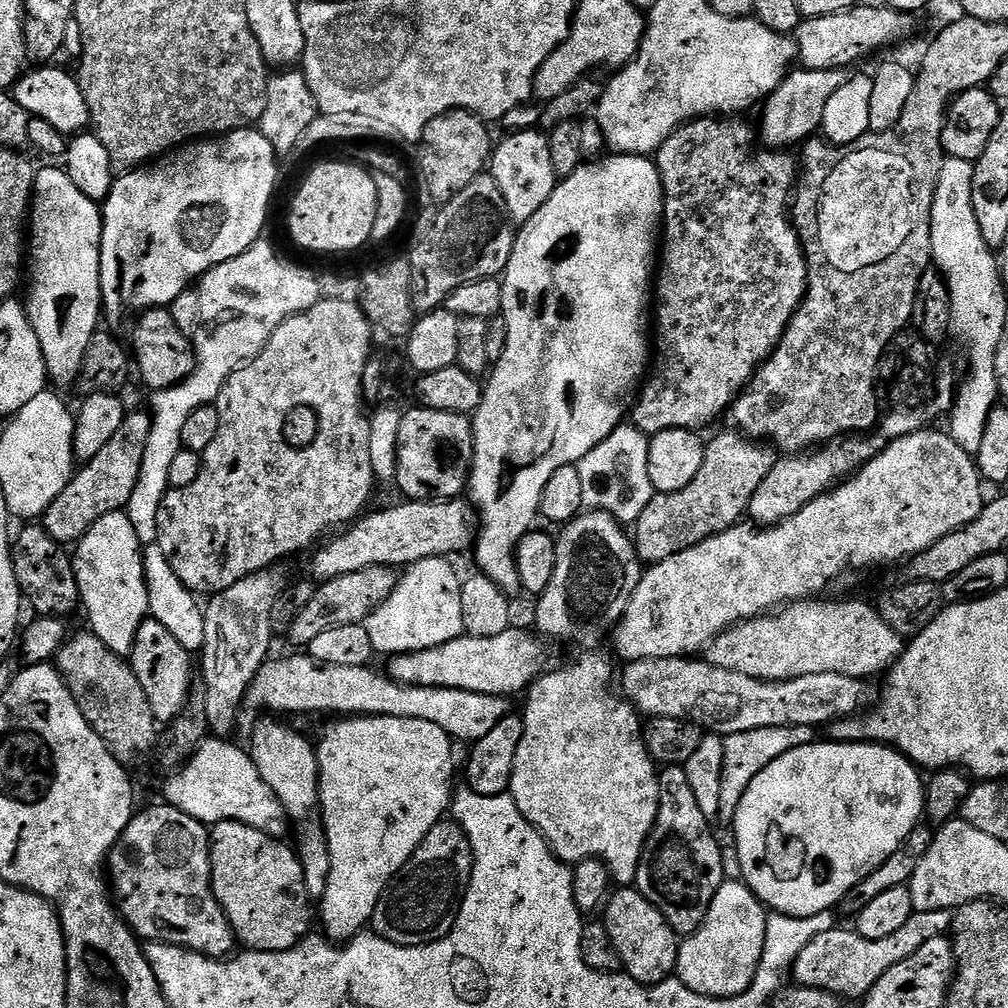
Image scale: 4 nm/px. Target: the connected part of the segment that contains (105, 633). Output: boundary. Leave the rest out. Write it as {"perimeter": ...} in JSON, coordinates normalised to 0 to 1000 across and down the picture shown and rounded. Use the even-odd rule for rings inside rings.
{"perimeter":[[[126,507],[110,508],[97,514],[97,518],[93,518],[93,522],[89,522],[86,530],[74,541],[73,559],[79,597],[82,606],[87,606],[86,622],[91,630],[105,637],[113,649],[130,652],[133,633],[148,605],[143,550]]]}

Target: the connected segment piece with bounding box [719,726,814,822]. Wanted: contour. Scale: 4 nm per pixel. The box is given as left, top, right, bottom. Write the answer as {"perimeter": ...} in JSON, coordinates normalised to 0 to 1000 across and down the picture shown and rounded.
{"perimeter":[[[760,720],[752,724],[736,724],[736,728],[724,728],[718,731],[718,751],[716,752],[716,796],[714,797],[715,814],[729,814],[732,796],[736,796],[736,788],[744,781],[744,776],[768,756],[768,752],[776,752],[786,742],[803,737],[807,733],[807,720]]]}

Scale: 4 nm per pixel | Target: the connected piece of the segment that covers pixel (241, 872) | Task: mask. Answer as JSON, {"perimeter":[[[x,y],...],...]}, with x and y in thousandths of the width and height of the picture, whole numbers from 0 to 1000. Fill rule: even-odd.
{"perimeter":[[[225,813],[219,817],[209,818],[208,821],[208,848],[210,851],[210,886],[212,891],[216,895],[216,899],[224,907],[224,911],[228,915],[231,925],[234,926],[235,934],[243,941],[252,944],[283,944],[289,940],[293,940],[303,929],[307,928],[308,921],[306,921],[306,916],[312,913],[312,901],[310,901],[306,896],[308,896],[308,890],[306,884],[304,883],[304,875],[302,874],[302,868],[300,867],[300,859],[298,858],[297,848],[293,844],[290,845],[288,842],[282,838],[283,834],[281,832],[275,831],[273,829],[265,829],[260,827],[260,823],[252,823],[248,819],[244,819],[240,815],[232,815],[231,813]]]}

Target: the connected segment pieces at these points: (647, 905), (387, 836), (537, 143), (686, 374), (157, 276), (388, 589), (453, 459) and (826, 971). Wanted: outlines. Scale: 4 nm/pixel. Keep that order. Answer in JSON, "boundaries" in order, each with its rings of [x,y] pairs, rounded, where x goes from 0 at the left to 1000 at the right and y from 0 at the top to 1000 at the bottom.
{"boundaries":[[[[615,879],[604,888],[597,901],[597,916],[599,916],[605,927],[605,935],[609,935],[609,938],[617,950],[619,955],[618,963],[625,970],[629,970],[634,976],[646,978],[655,976],[670,965],[667,963],[670,962],[671,955],[675,952],[676,934],[673,932],[670,923],[661,915],[661,911],[657,911],[654,903],[636,885],[632,885],[630,880]]],[[[362,710],[356,712],[337,712],[334,718],[329,718],[321,726],[317,738],[313,743],[313,757],[317,759],[317,805],[321,826],[327,839],[327,871],[323,875],[323,887],[315,893],[315,913],[321,916],[320,928],[329,935],[344,935],[357,928],[369,916],[369,908],[375,899],[377,889],[386,881],[389,872],[397,867],[405,858],[406,851],[415,843],[419,831],[431,823],[431,819],[441,813],[450,789],[448,778],[448,741],[450,735],[442,729],[431,716],[419,716],[407,712],[391,712],[390,710]]],[[[512,131],[500,140],[491,144],[486,160],[486,173],[490,181],[494,181],[494,188],[498,188],[498,196],[502,196],[502,208],[513,223],[520,223],[530,216],[538,204],[550,192],[554,176],[550,169],[550,161],[546,158],[544,135],[536,131]]],[[[730,113],[695,115],[693,119],[685,119],[669,128],[649,152],[649,162],[659,186],[657,249],[653,254],[653,273],[649,278],[649,360],[646,362],[645,372],[638,378],[630,394],[631,402],[629,397],[625,405],[626,420],[644,435],[666,425],[697,426],[697,421],[712,416],[721,405],[723,408],[739,382],[750,372],[751,365],[755,364],[774,342],[786,313],[792,309],[794,301],[798,299],[798,291],[802,288],[802,255],[794,243],[794,234],[790,231],[790,224],[784,213],[784,199],[792,178],[791,156],[789,159],[788,156],[781,155],[782,151],[778,149],[750,147],[752,135],[748,127],[747,131],[738,117]]],[[[253,126],[237,127],[234,131],[224,131],[221,135],[213,137],[199,137],[193,141],[180,143],[178,147],[172,147],[160,155],[138,167],[132,167],[129,171],[116,174],[111,181],[111,188],[106,198],[101,202],[101,240],[99,241],[99,296],[101,310],[104,314],[111,317],[119,317],[123,313],[123,306],[127,310],[142,311],[149,306],[161,306],[170,304],[177,292],[188,289],[203,274],[212,264],[220,260],[228,260],[228,256],[236,256],[248,243],[259,237],[258,229],[266,218],[266,205],[270,202],[270,193],[274,190],[274,178],[278,175],[276,156],[272,145]]],[[[364,563],[363,565],[351,565],[351,569],[339,569],[339,573],[320,576],[314,582],[312,593],[300,609],[292,617],[290,624],[284,628],[284,635],[291,639],[291,644],[305,644],[315,633],[315,629],[323,629],[323,625],[331,625],[335,621],[351,621],[360,619],[367,608],[387,589],[393,581],[394,568],[387,563]]],[[[410,403],[401,409],[395,423],[395,450],[393,451],[392,483],[402,488],[406,497],[451,496],[465,483],[468,471],[468,418],[458,411],[446,411],[442,407],[427,407]]],[[[942,901],[922,905],[906,904],[899,919],[895,919],[891,927],[883,927],[883,931],[870,933],[855,931],[848,923],[841,922],[840,925],[836,919],[827,920],[822,925],[812,927],[803,935],[800,942],[792,946],[788,957],[789,975],[819,982],[838,993],[852,993],[861,987],[867,974],[871,974],[871,970],[875,970],[875,966],[879,966],[883,958],[891,958],[891,954],[903,950],[907,942],[915,942],[915,938],[919,938],[923,931],[938,928],[943,922],[945,908],[945,902]]]]}

